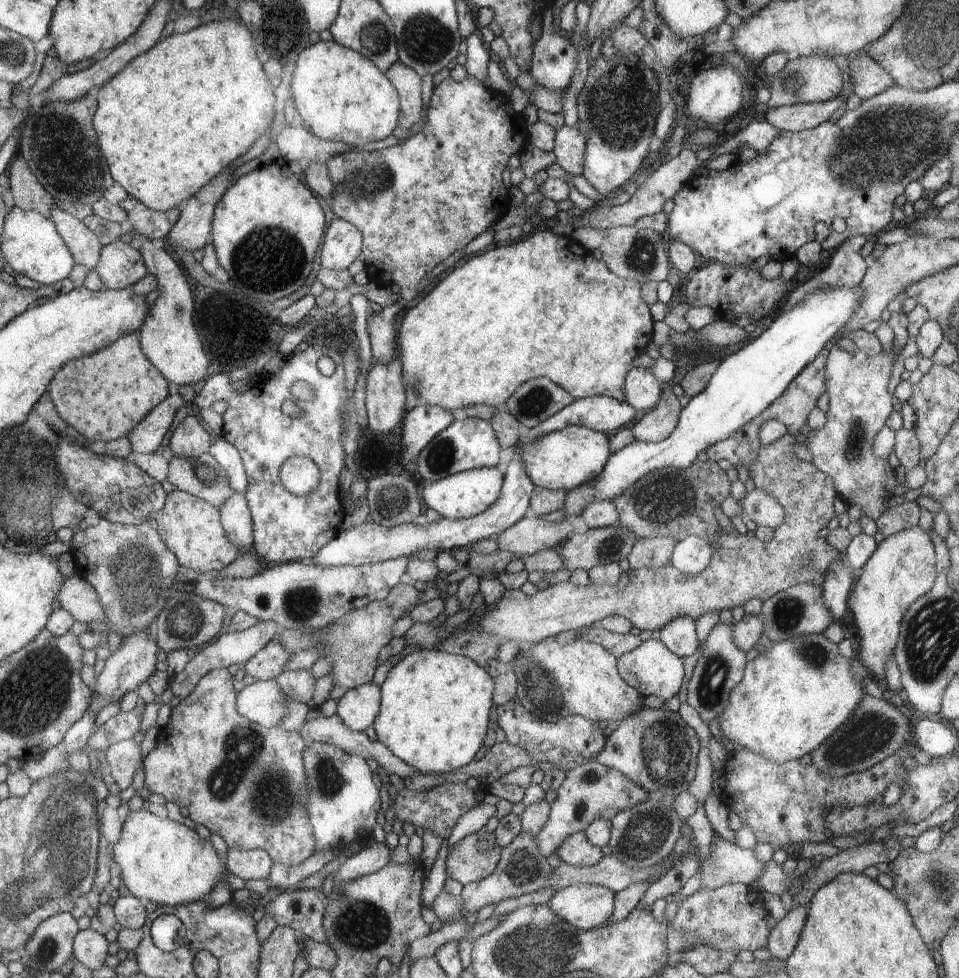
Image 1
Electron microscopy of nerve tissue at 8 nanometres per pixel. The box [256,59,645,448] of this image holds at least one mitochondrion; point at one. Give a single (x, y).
(363, 186)

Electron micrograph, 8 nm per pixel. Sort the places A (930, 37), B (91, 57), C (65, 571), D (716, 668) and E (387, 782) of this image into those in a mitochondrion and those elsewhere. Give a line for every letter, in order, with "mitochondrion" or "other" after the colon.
A: mitochondrion
B: other
C: other
D: mitochondrion
E: other

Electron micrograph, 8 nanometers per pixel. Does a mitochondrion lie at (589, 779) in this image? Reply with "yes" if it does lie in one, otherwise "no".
yes

